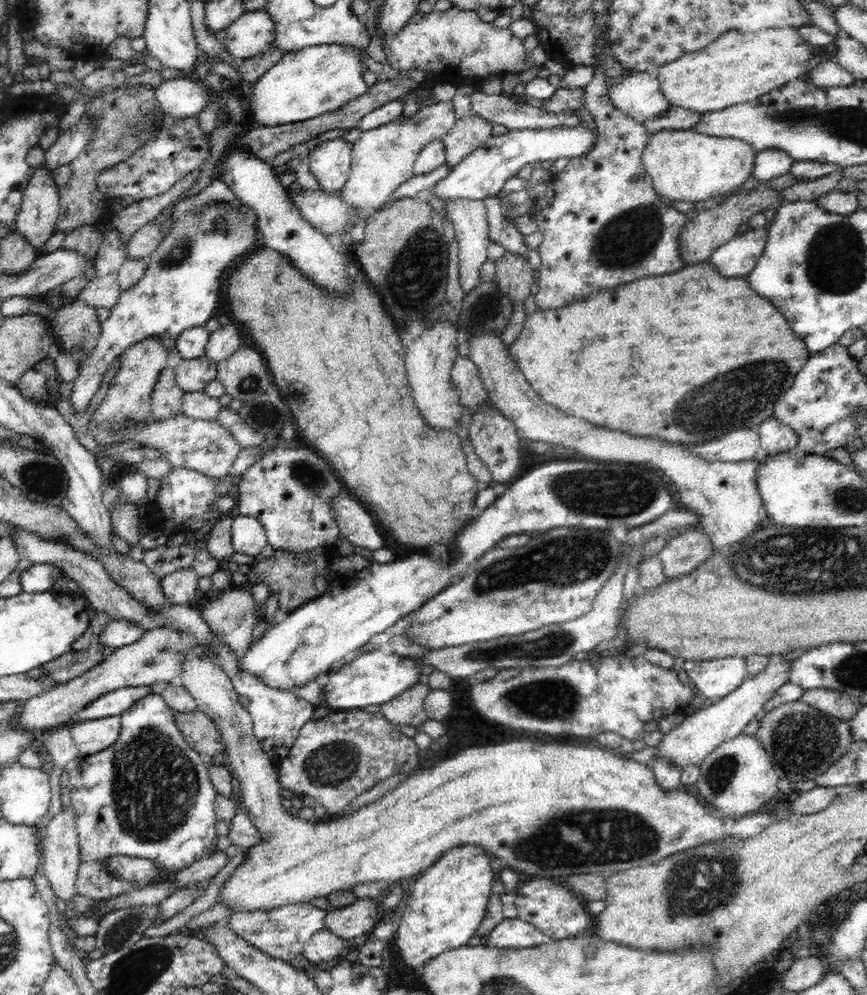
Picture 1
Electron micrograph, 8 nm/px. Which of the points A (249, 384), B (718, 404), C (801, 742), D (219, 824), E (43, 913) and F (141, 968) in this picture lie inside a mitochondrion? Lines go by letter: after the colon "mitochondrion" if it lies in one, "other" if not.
A: mitochondrion
B: mitochondrion
C: mitochondrion
D: other
E: other
F: mitochondrion

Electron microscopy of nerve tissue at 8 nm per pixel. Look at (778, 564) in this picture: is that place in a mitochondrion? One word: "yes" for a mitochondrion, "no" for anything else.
yes

